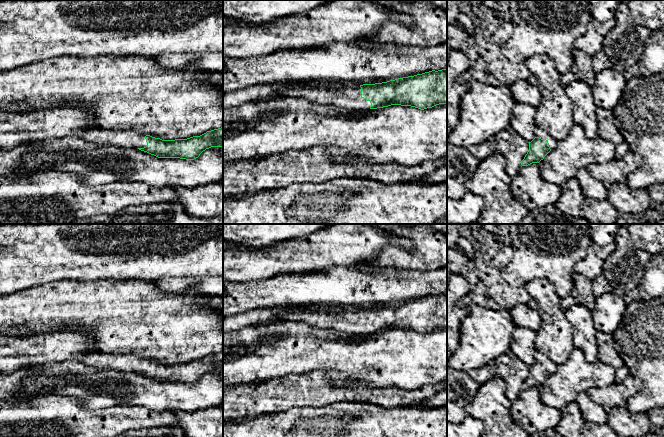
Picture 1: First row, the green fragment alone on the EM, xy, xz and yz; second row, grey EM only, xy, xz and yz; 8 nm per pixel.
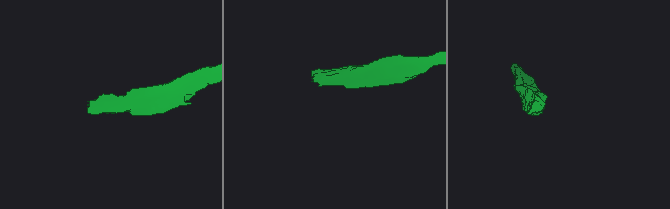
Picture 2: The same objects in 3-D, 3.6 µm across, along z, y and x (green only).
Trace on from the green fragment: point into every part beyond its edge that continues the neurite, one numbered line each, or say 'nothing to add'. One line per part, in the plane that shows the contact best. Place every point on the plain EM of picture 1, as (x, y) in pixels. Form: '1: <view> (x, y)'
1: xz (347, 321)

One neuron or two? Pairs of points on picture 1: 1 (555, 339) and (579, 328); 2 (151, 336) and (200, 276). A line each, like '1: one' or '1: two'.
1: two
2: two

